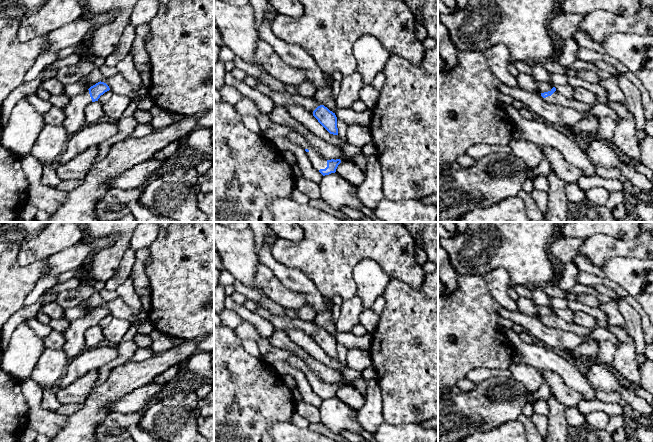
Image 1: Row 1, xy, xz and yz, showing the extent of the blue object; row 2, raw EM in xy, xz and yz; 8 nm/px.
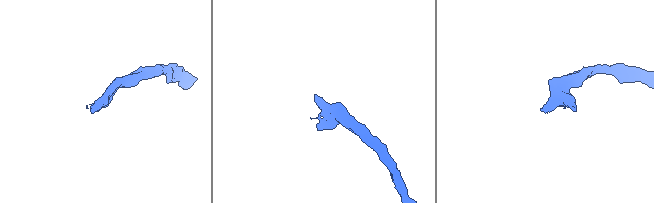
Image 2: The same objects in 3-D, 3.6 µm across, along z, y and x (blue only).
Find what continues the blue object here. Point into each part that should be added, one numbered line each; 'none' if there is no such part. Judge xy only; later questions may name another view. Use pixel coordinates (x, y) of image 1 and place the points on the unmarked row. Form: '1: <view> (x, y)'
1: xy (75, 343)

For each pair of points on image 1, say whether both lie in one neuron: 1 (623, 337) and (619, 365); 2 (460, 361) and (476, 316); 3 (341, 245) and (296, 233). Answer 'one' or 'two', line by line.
1: one
2: one
3: two

